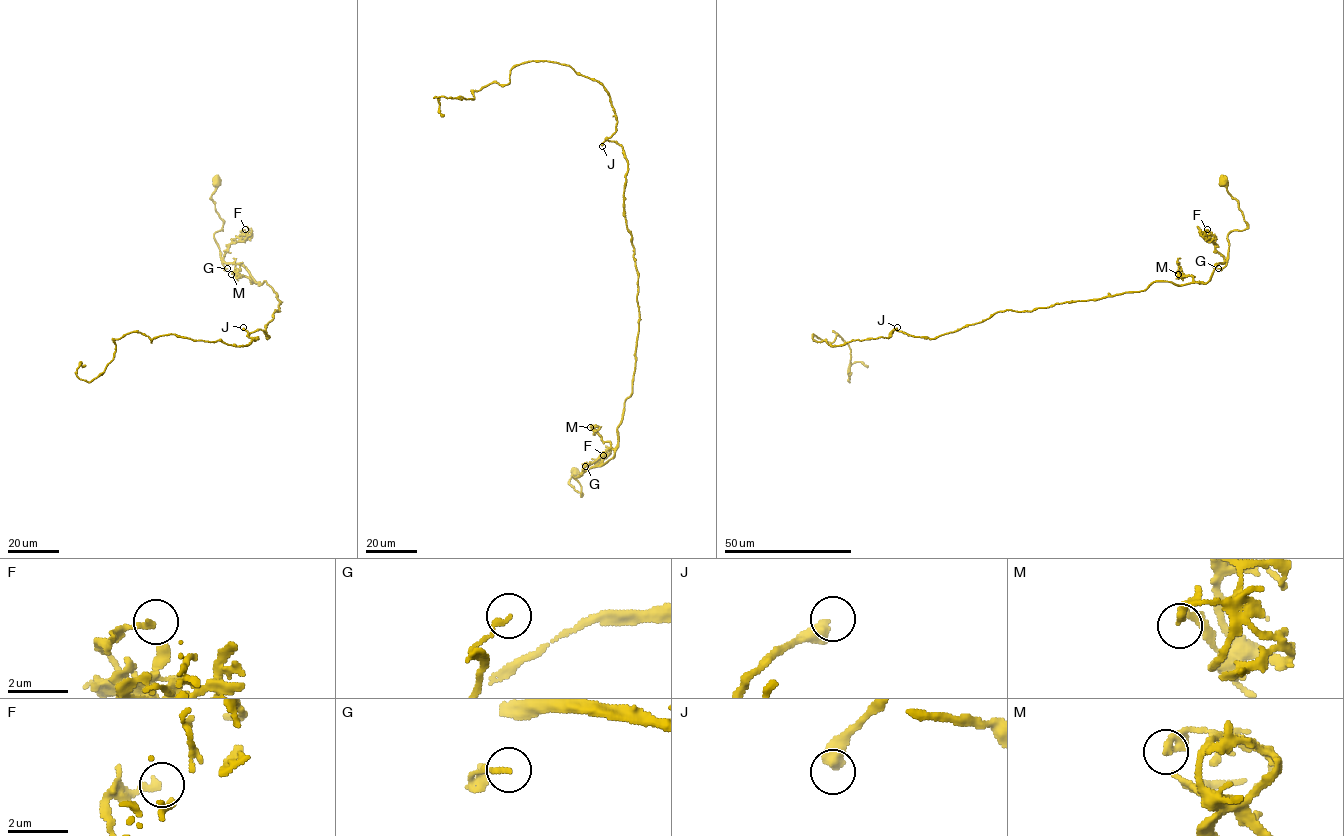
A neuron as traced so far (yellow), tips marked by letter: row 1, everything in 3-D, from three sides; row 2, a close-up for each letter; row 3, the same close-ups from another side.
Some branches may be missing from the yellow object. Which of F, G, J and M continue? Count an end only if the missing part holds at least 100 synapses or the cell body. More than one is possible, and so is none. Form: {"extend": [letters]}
{"extend": ["J"]}

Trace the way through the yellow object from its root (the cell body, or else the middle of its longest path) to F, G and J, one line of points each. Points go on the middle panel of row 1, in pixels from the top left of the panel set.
F: (574, 472), (569, 483), (582, 495), (581, 485), (572, 476), (578, 476), (587, 463), (597, 463), (603, 455)
G: (574, 472), (569, 483), (582, 495), (581, 485), (572, 476), (581, 474), (585, 466)
J: (574, 472), (569, 483), (582, 495), (572, 476), (614, 456), (639, 318), (627, 161), (615, 142), (602, 146)

